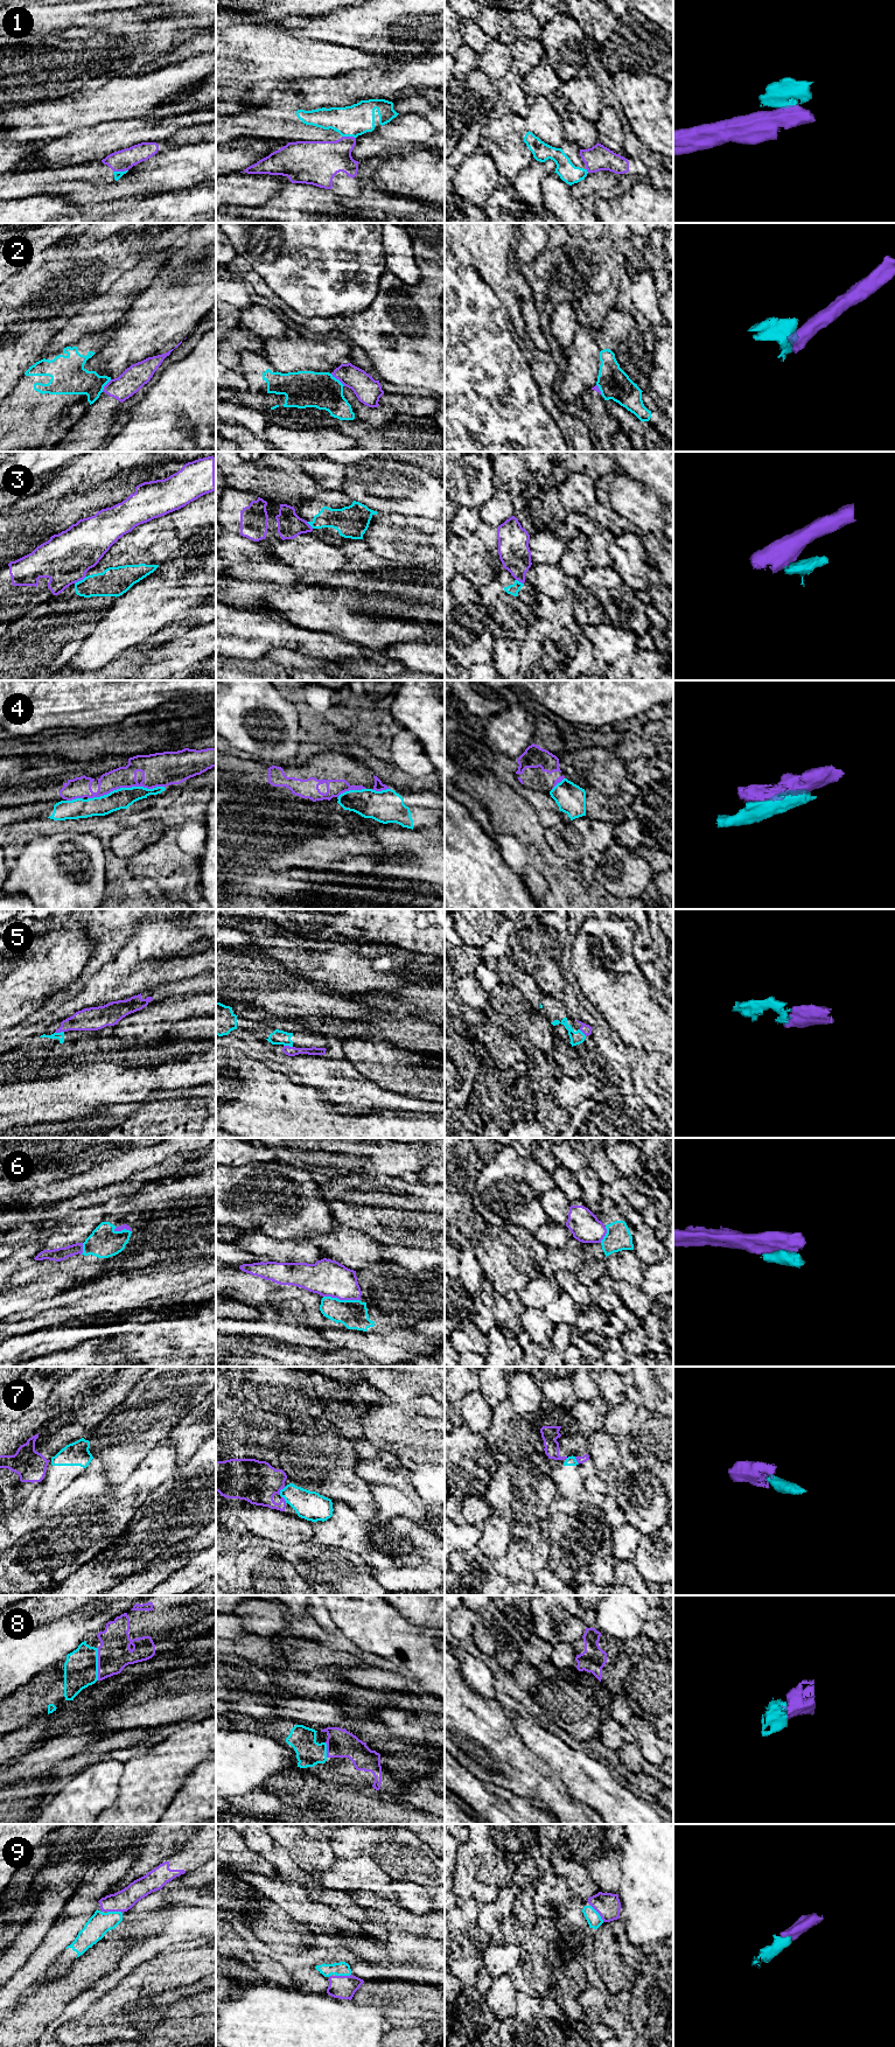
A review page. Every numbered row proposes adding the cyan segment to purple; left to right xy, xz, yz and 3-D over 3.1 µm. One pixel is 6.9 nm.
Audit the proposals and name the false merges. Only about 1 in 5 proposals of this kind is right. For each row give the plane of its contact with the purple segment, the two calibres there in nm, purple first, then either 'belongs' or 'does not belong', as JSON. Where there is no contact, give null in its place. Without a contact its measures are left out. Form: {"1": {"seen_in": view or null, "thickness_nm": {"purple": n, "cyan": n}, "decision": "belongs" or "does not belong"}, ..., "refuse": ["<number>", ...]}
{"1": {"seen_in": "xz", "thickness_nm": {"purple": 280, "cyan": 220}, "decision": "does not belong"}, "2": {"seen_in": "xz", "thickness_nm": {"purple": 170, "cyan": 260}, "decision": "does not belong"}, "3": {"seen_in": "xy", "thickness_nm": {"purple": 340, "cyan": 200}, "decision": "does not belong"}, "4": {"seen_in": "xy", "thickness_nm": {"purple": 220, "cyan": 140}, "decision": "does not belong"}, "5": {"seen_in": "xy", "thickness_nm": {"purple": 160, "cyan": 50}, "decision": "belongs"}, "6": {"seen_in": "xz", "thickness_nm": {"purple": 260, "cyan": 190}, "decision": "does not belong"}, "7": {"seen_in": "xz", "thickness_nm": {"purple": 300, "cyan": 200}, "decision": "does not belong"}, "8": {"seen_in": "xy", "thickness_nm": {"purple": 220, "cyan": 240}, "decision": "belongs"}, "9": {"seen_in": "yz", "thickness_nm": {"purple": 170, "cyan": 100}, "decision": "belongs"}, "refuse": ["1", "2", "3", "4", "6", "7"]}

